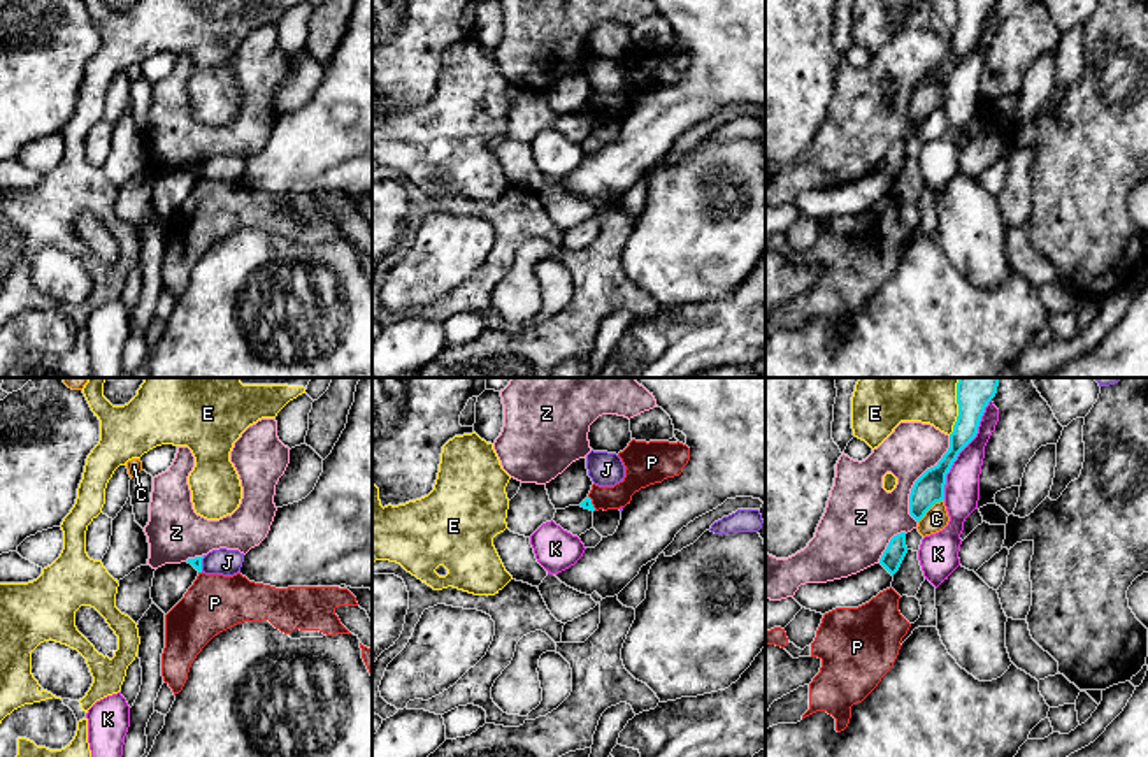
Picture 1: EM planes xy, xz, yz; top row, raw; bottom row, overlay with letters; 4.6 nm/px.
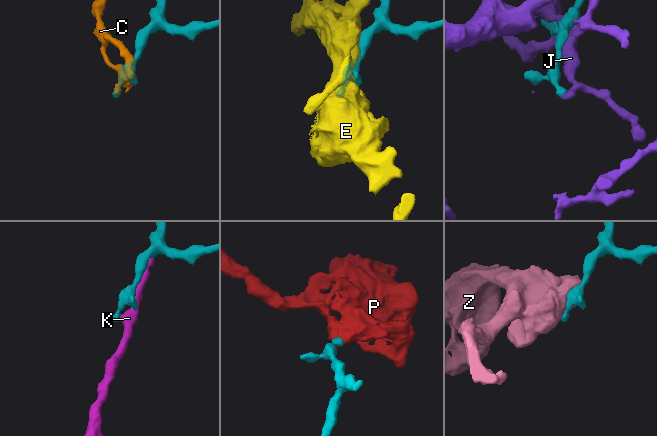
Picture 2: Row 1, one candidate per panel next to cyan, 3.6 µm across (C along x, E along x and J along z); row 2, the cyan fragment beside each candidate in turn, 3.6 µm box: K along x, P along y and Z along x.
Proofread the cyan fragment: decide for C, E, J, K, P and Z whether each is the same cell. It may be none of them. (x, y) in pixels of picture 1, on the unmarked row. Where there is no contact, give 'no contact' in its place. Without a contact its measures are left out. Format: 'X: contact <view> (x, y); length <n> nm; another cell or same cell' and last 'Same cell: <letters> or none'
C: contact yz (929, 115); length 160 nm; another cell
E: contact yz (959, 21); length 200 nm; another cell
J: contact xy (200, 171); length 80 nm; another cell
K: contact yz (962, 55); length 500 nm; another cell
P: contact xz (590, 109); length 80 nm; another cell
Z: contact yz (918, 85); length 420 nm; another cell
Same cell: none

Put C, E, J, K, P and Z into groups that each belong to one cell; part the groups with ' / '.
C / E / J / K / P / Z

